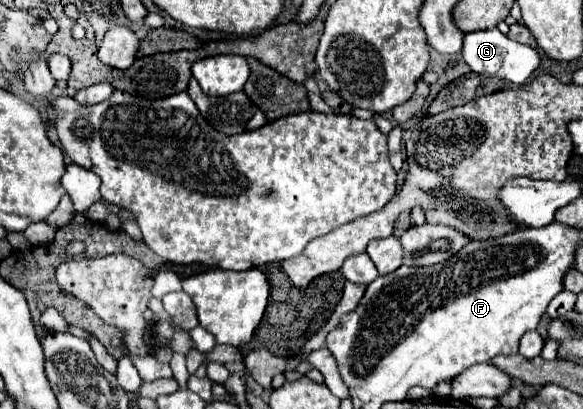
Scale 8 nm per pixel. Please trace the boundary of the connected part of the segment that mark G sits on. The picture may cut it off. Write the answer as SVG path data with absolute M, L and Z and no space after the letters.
M497 27L489 29L489 31L467 33L461 53L463 53L463 59L471 67L473 73L479 73L479 75L485 75L485 77L507 79L515 85L523 85L533 75L533 71L539 69L539 65L541 65L541 57L533 47L509 41L507 35L503 35Z

